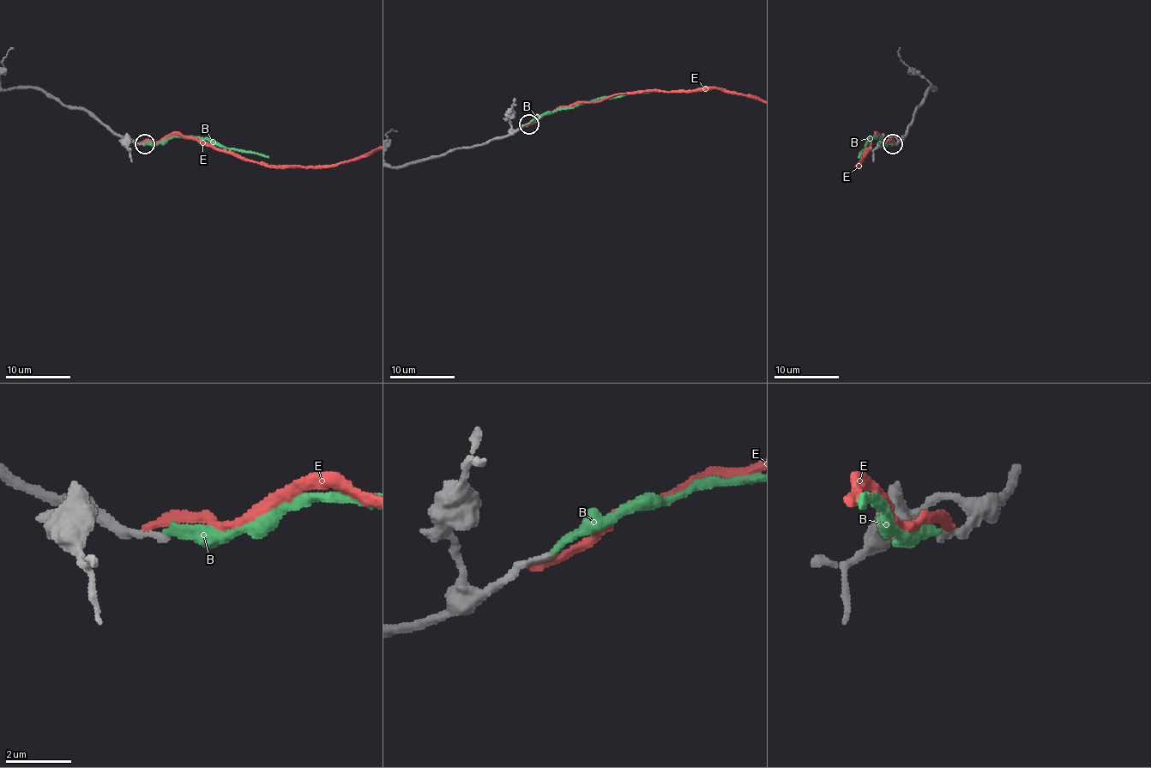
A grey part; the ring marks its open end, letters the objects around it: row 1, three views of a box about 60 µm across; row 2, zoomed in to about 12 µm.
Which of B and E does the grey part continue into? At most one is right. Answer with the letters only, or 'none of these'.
none of these

